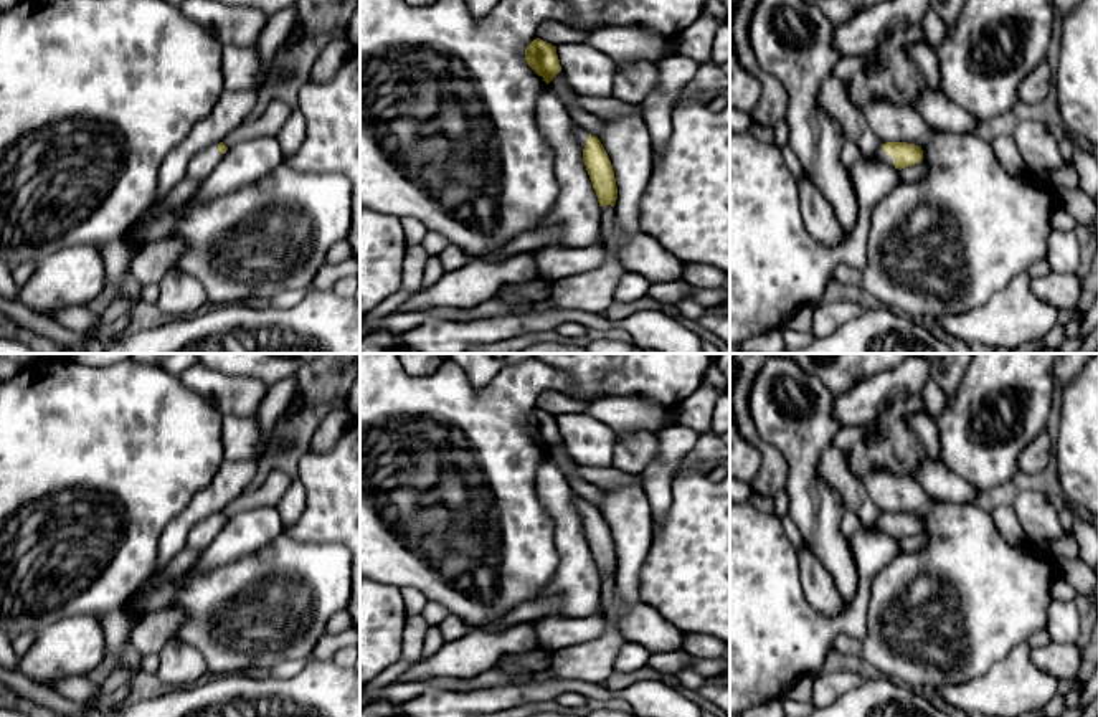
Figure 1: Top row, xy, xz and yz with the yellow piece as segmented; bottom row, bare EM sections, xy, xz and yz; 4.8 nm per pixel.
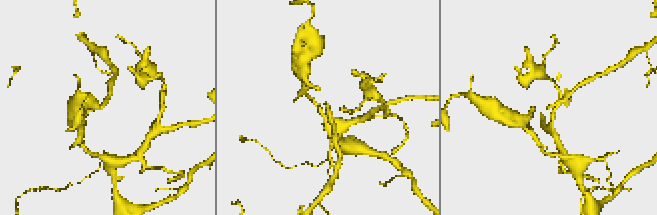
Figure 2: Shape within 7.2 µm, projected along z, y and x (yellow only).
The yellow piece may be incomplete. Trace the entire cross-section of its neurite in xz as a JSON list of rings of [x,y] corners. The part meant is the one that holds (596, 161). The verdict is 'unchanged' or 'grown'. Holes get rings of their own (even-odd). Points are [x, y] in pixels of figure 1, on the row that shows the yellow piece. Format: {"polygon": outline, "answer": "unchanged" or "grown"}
{"polygon": [[[573,122],[573,134],[583,149],[583,160],[596,192],[599,207],[614,207],[618,200],[618,187],[611,160],[601,140]]], "answer": "grown"}

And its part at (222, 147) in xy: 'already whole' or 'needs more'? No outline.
needs more

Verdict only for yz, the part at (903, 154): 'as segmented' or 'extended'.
extended

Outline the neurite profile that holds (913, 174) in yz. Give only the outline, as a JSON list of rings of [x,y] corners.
[[[926,162],[915,164],[900,170],[900,183],[916,183],[928,175]]]

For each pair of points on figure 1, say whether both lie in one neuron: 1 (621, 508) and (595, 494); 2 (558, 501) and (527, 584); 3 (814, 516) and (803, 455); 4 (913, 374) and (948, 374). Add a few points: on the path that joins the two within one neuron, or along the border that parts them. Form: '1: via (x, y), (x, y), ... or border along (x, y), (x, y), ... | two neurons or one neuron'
1: border along (605, 489), (598, 508) | two neurons
2: border along (537, 484), (560, 559) | two neurons
3: via (811, 501), (803, 479), (803, 470) | one neuron
4: border along (930, 370), (932, 377) | two neurons

